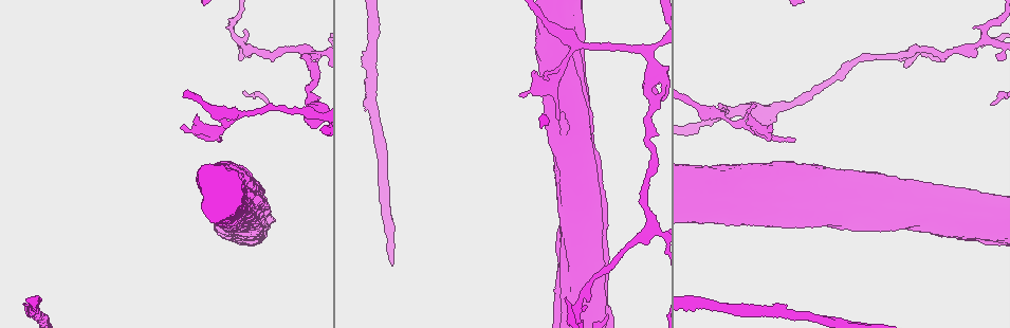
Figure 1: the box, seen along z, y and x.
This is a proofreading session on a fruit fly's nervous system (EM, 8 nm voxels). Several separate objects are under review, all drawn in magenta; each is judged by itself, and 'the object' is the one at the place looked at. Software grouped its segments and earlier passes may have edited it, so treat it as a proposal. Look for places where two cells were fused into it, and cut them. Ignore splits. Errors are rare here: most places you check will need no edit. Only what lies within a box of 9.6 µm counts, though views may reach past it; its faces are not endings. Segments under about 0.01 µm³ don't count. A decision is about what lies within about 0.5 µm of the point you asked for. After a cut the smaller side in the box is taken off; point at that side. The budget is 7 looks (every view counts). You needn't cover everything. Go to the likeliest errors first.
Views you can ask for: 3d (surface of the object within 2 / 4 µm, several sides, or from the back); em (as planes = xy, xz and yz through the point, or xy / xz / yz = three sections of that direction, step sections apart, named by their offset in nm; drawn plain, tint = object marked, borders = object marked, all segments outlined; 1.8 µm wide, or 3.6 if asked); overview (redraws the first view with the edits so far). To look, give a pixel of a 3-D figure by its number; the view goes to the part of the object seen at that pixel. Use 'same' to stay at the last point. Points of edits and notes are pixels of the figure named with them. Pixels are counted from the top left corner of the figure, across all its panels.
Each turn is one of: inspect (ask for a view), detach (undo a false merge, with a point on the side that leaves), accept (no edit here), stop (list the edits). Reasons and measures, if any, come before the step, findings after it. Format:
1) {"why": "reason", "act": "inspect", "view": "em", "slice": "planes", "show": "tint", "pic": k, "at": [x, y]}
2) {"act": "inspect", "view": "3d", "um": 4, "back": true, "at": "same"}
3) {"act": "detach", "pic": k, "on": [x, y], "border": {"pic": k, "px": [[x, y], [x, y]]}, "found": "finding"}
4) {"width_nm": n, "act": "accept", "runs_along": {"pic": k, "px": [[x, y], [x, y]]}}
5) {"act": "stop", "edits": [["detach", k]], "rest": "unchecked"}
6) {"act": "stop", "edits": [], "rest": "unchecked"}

{"act": "inspect", "view": "3d", "um": 2, "pic": 1, "at": [238, 40]}

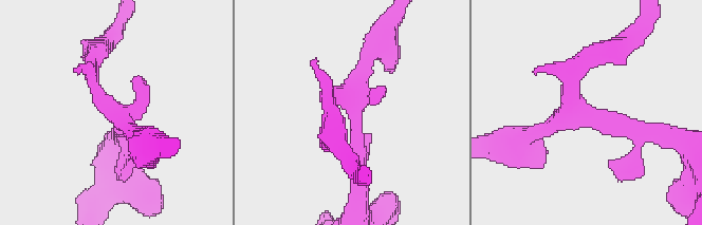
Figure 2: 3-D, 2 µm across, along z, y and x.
{"arms": 3, "why": "need the tissue", "act": "inspect", "view": "em", "slice": "planes", "show": "plain", "pic": 2, "at": [566, 110]}

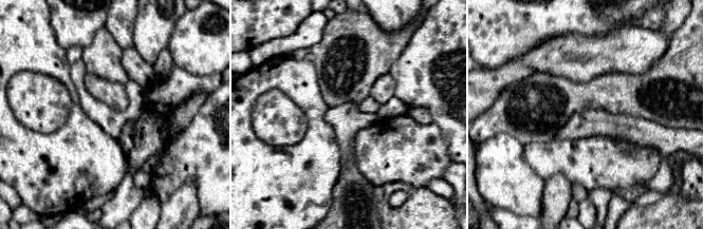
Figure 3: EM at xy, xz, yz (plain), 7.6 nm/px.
{"why": "what lies round it", "act": "inspect", "view": "em", "slice": "planes", "show": "borders", "at": "same"}

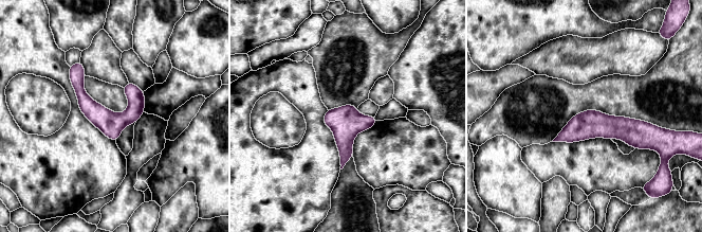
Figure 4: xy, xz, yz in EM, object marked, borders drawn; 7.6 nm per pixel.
{"width_nm": 190, "act": "accept", "runs_along": {"pic": 4, "px": [[647, 129], [578, 128], [558, 139]]}, "found": "continuous, no second cell"}

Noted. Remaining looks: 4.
{"why": "sudden change in width", "act": "inspect", "view": "3d", "um": 4, "back": true, "pic": 1, "at": [782, 184]}

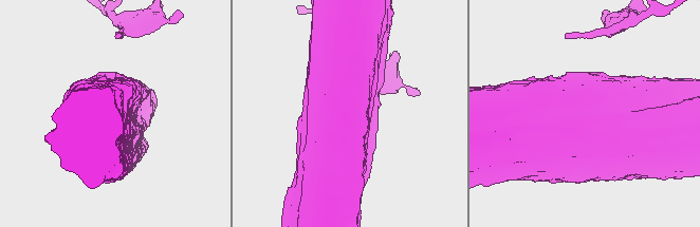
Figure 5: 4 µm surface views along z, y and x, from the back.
{"act": "inspect", "view": "em", "um": 3.6, "slice": "planes", "show": "plain", "pic": 5, "at": [592, 107]}

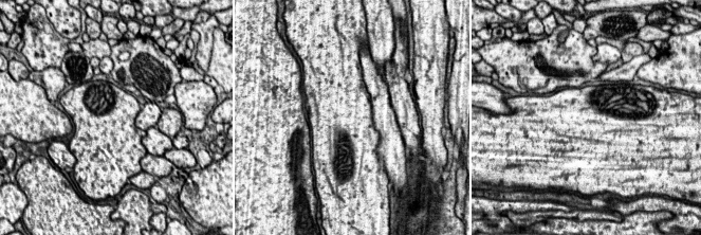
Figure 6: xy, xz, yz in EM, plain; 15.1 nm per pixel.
{"act": "inspect", "view": "em", "um": 3.6, "slice": "planes", "show": "tint", "at": "same"}

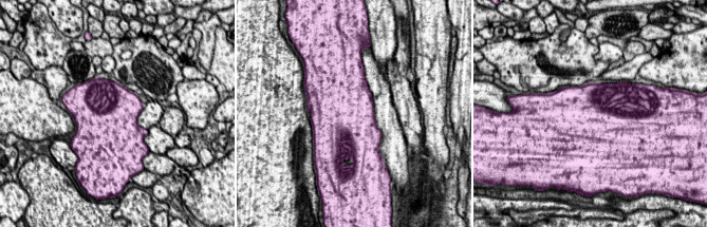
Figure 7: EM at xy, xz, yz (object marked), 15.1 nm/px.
{"act": "accept", "found": "all the same cell"}

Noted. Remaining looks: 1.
{"act": "stop", "edits": [], "rest": "unchecked"}

